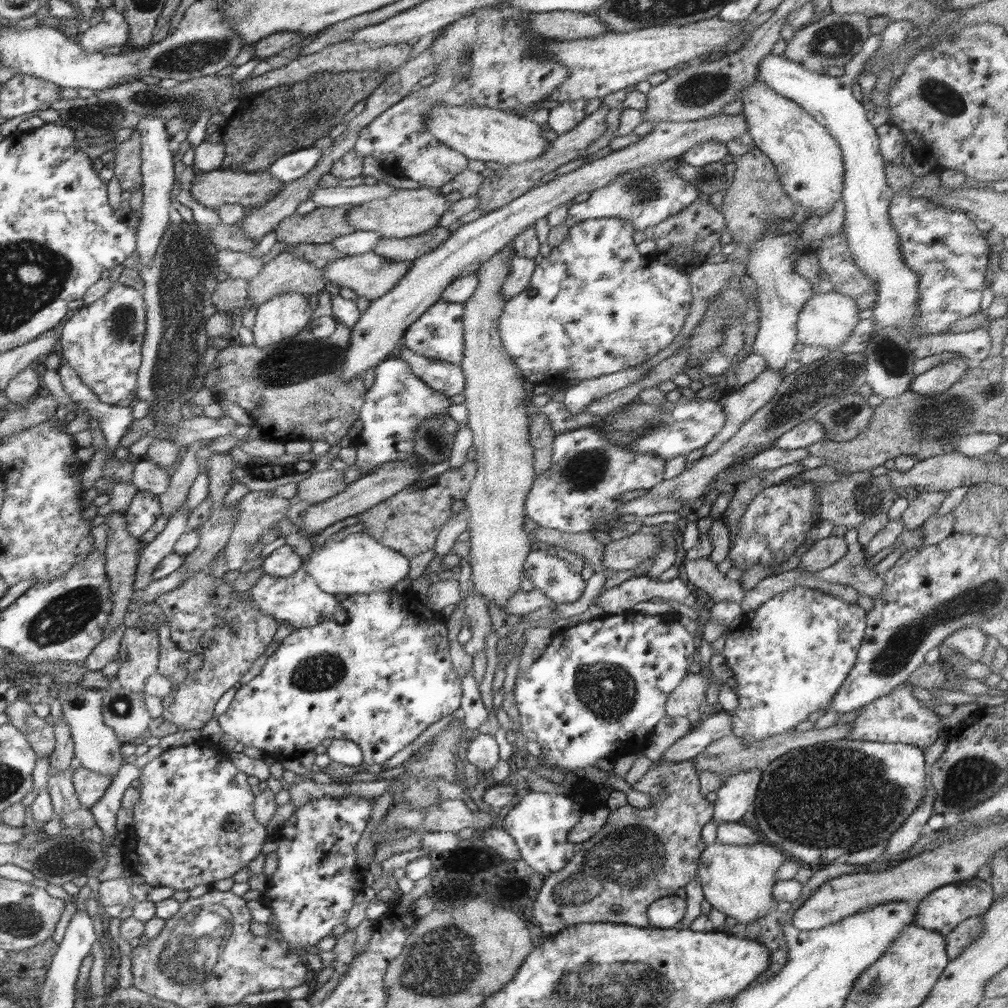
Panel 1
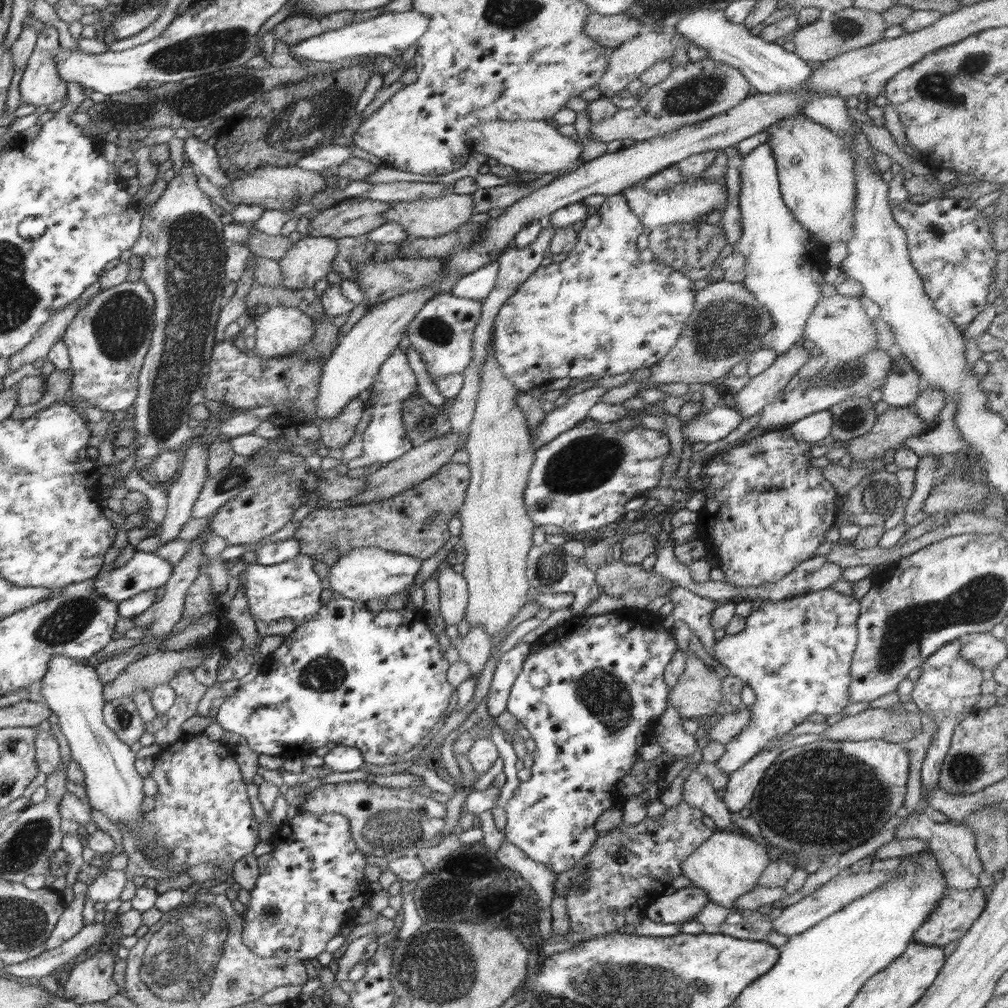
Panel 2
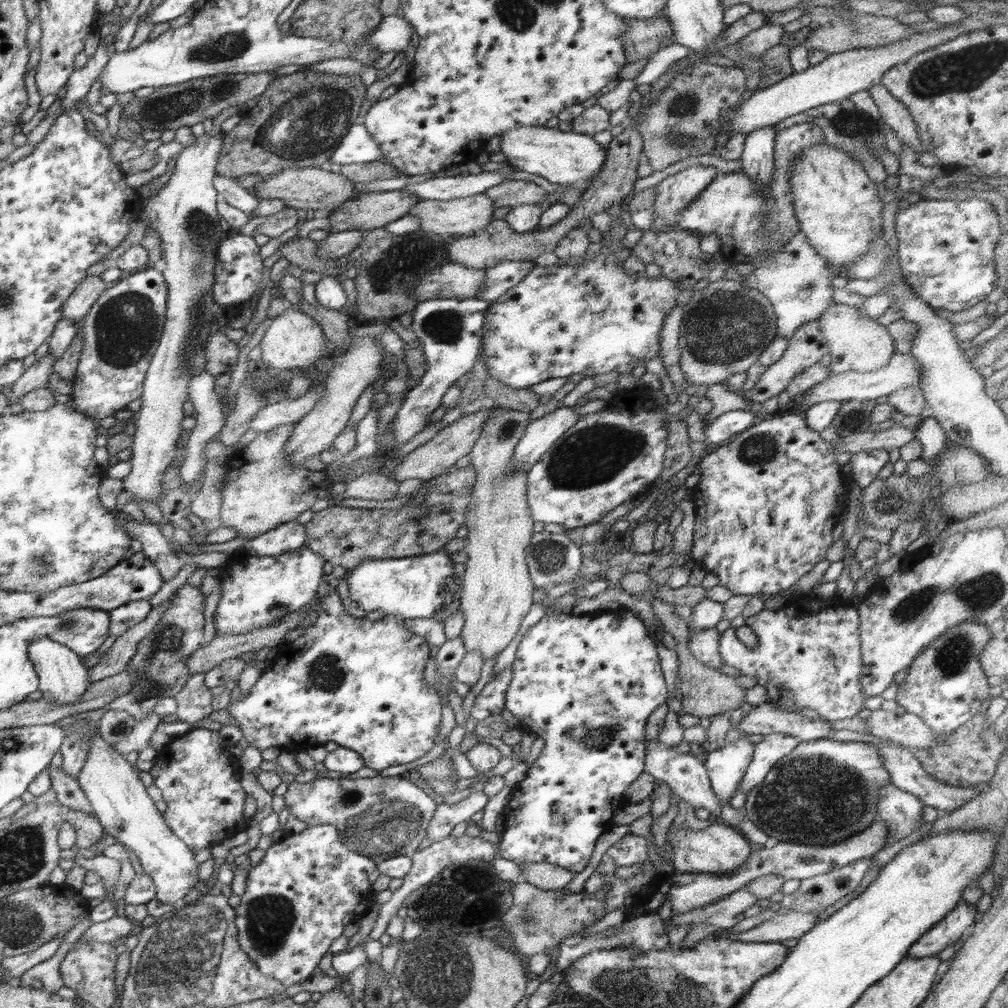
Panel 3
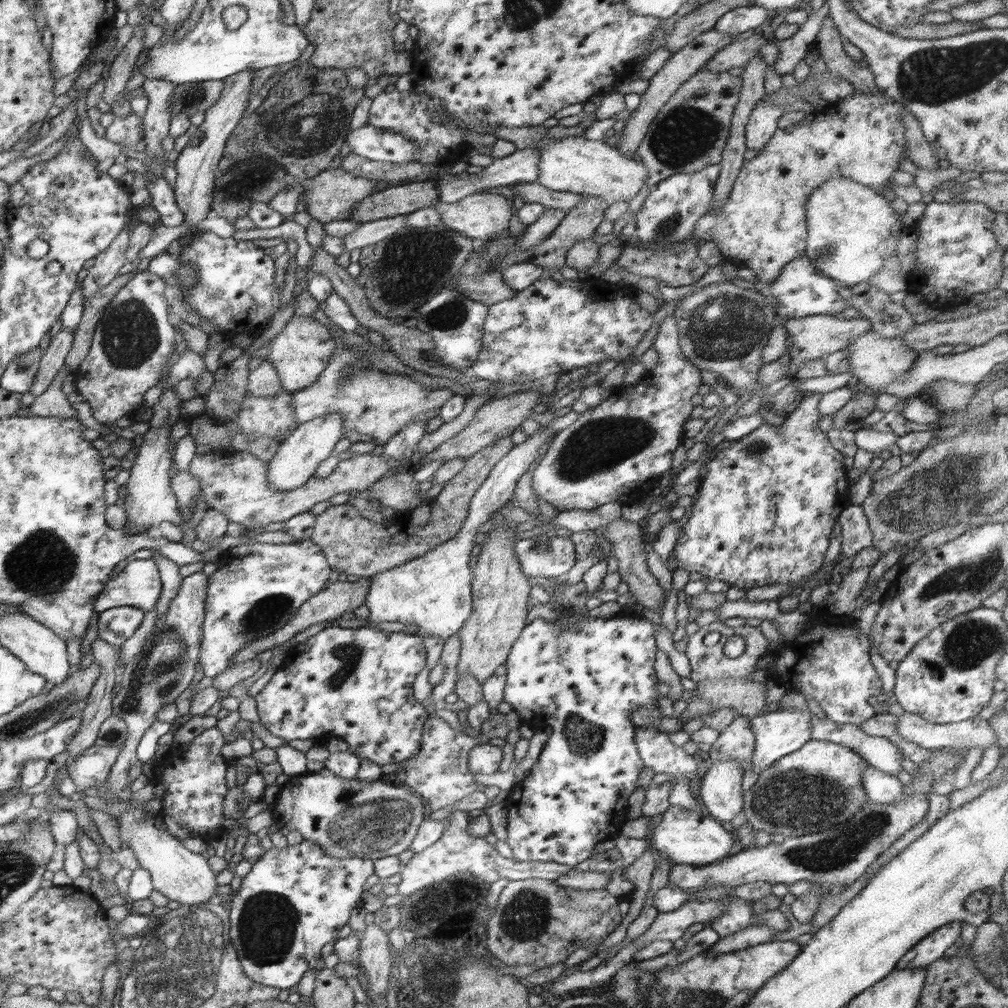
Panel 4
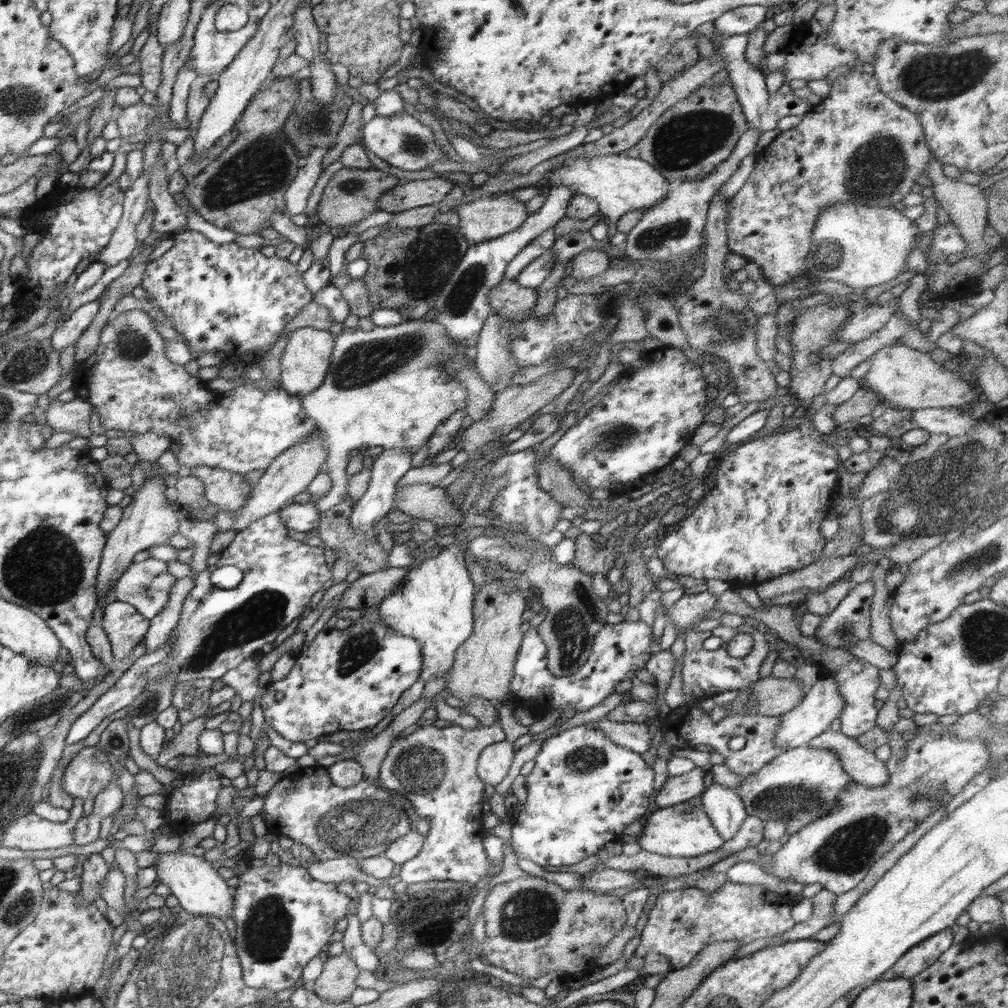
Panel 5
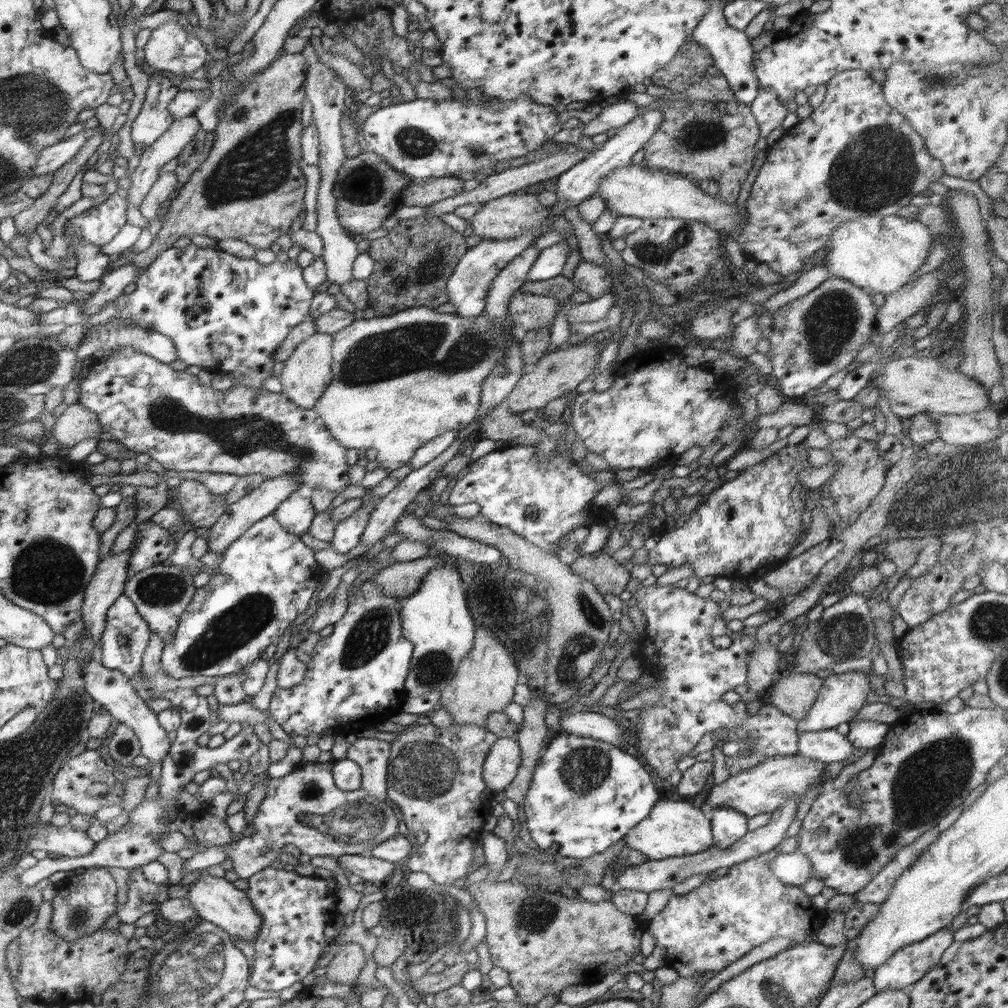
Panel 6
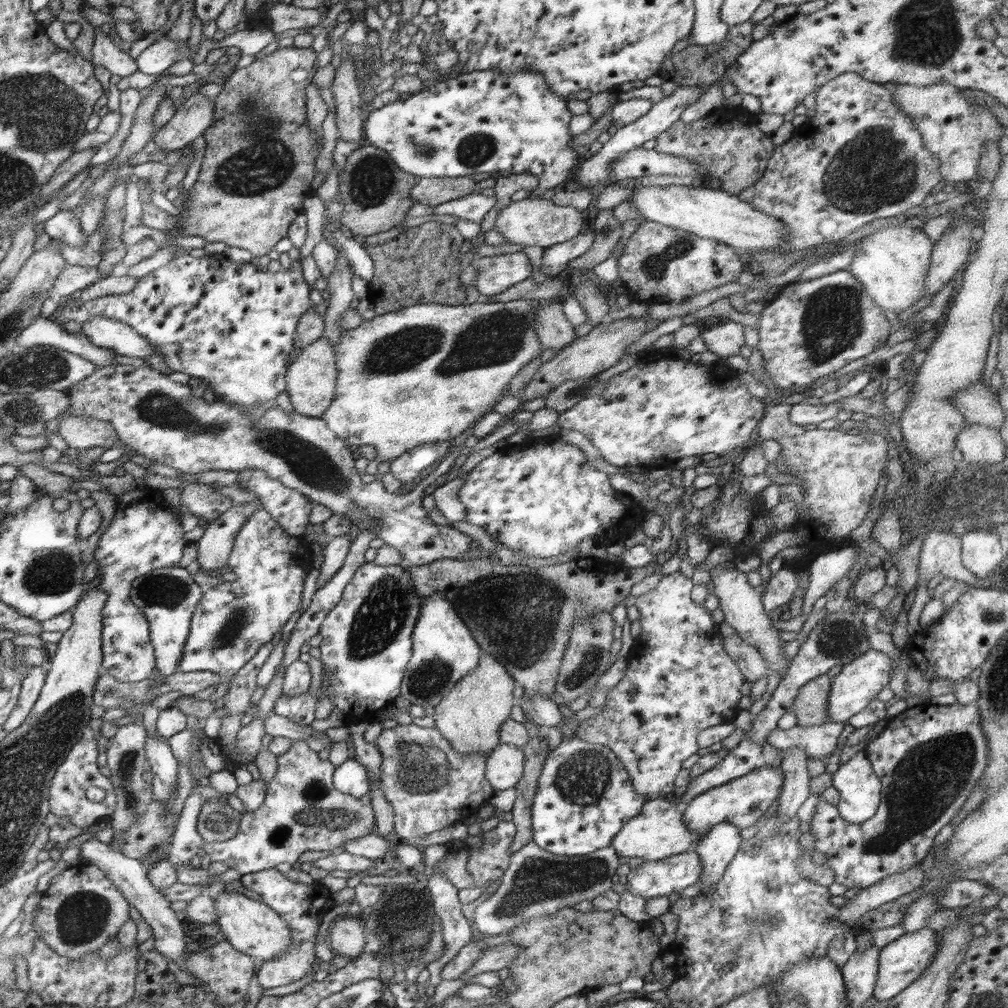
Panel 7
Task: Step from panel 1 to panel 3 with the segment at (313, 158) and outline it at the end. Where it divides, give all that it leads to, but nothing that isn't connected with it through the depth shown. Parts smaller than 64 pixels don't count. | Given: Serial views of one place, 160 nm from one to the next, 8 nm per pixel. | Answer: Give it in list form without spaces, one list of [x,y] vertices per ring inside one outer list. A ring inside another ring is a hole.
[[[355,121],[330,156],[327,166],[332,162],[341,165],[368,163],[379,161],[382,156],[380,145],[366,125],[362,121]]]

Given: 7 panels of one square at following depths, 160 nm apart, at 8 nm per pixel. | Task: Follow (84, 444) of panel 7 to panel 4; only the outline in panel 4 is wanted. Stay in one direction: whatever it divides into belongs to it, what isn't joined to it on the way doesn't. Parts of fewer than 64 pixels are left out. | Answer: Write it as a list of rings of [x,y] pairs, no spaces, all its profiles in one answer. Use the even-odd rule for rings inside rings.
[[[60,369],[54,382],[42,395],[36,397],[32,406],[28,408],[32,416],[55,416],[56,418],[78,418],[77,410],[62,392],[64,377],[69,373]]]

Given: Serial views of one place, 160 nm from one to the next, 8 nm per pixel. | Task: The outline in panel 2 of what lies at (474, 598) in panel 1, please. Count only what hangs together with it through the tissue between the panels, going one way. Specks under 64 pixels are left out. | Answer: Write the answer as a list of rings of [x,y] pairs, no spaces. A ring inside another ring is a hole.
[[[472,626],[461,643],[457,645],[459,658],[468,664],[472,675],[480,675],[484,664],[491,657],[493,643],[490,639],[491,636],[484,632],[483,626]]]

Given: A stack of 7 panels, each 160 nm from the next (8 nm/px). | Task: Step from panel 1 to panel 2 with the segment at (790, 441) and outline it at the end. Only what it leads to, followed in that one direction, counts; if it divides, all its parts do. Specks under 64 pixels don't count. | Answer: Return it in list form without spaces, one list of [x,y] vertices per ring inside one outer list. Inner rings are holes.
[[[826,409],[797,420],[788,428],[798,442],[810,442],[810,444],[814,445],[831,434],[832,425],[832,413]]]

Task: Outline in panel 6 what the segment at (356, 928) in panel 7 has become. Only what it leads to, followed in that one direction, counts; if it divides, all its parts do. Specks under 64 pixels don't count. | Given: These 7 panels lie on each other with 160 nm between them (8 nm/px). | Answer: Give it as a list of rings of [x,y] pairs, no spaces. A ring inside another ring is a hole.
[[[358,943],[339,944],[336,954],[326,967],[322,979],[331,980],[343,985],[356,985],[358,975],[366,964],[366,956],[362,945]]]

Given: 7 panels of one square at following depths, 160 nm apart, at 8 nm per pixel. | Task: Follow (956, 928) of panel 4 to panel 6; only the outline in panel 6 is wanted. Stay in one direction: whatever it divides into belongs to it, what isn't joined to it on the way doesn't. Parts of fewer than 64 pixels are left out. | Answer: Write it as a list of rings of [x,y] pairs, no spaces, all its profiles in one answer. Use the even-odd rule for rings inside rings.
[[[946,928],[921,942],[904,945],[904,948],[892,953],[884,964],[874,969],[871,979],[876,992],[895,988],[909,989],[912,984],[924,978],[954,942],[953,934],[953,930]]]

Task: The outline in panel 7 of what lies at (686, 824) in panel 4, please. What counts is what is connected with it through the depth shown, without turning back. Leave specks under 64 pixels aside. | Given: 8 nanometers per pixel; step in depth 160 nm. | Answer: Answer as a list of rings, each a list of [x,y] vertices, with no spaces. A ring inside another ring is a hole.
[[[660,797],[644,804],[639,816],[634,816],[612,839],[612,850],[618,857],[643,859],[657,862],[687,852],[688,848],[698,846],[700,835],[694,835],[684,823],[685,804],[668,802]]]

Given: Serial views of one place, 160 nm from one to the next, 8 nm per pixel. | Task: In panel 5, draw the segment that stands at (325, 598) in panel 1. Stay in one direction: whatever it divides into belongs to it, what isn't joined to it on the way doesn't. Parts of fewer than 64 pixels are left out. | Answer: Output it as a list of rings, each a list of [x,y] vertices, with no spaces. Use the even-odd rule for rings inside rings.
[[[272,513],[260,520],[255,520],[248,528],[237,532],[234,540],[220,552],[221,558],[213,568],[237,566],[244,573],[238,587],[232,590],[217,588],[210,580],[210,567],[199,572],[195,576],[194,588],[183,602],[178,624],[173,631],[175,634],[173,641],[161,649],[148,650],[146,654],[137,658],[134,664],[116,680],[114,686],[102,694],[86,712],[83,712],[72,723],[66,744],[84,740],[104,718],[135,702],[151,680],[159,680],[167,674],[168,679],[177,680],[177,682],[197,678],[211,678],[215,681],[224,676],[226,672],[238,667],[244,660],[250,659],[250,656],[260,650],[264,644],[276,640],[276,636],[283,628],[301,616],[301,612],[307,607],[312,596],[332,576],[332,571],[326,565],[324,546],[310,546],[302,541],[294,540],[288,537],[287,532],[286,522],[282,520],[279,513]]]

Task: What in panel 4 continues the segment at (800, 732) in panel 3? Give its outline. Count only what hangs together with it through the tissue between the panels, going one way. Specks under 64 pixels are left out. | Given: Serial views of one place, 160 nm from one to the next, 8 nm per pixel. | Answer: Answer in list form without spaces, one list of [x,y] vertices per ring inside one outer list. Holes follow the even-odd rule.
[[[814,716],[811,738],[828,740],[856,751],[868,765],[886,771],[892,776],[903,769],[901,752],[889,740],[868,736],[860,727],[852,724],[836,724],[830,719],[822,721]]]

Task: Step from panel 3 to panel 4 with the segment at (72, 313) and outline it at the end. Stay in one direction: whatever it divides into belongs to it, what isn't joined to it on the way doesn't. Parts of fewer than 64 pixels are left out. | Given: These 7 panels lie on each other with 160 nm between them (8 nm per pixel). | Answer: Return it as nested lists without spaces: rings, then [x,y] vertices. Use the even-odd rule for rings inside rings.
[[[126,224],[126,228],[116,235],[112,244],[94,258],[94,265],[88,269],[88,274],[81,283],[84,300],[88,300],[97,290],[110,284],[119,275],[120,268],[127,263],[126,253],[131,237],[128,226],[129,224]]]

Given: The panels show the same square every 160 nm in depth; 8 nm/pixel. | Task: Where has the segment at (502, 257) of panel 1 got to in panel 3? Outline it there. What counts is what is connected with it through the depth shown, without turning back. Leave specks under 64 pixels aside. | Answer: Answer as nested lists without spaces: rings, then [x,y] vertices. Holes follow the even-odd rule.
[[[502,406],[488,409],[491,416],[485,420],[480,438],[470,452],[470,462],[476,469],[477,479],[473,484],[465,522],[470,531],[464,550],[469,557],[465,562],[465,574],[461,577],[462,599],[459,606],[465,616],[460,633],[465,652],[477,650],[484,661],[500,654],[514,640],[533,605],[535,591],[525,555],[535,533],[526,496],[529,468],[515,470],[511,466],[514,450],[530,422],[530,413]]]

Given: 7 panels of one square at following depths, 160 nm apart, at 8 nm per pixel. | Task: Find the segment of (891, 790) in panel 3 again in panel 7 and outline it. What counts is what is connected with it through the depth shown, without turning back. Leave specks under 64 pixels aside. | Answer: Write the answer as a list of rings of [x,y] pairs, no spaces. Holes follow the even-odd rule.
[[[828,721],[820,726],[798,726],[787,730],[776,727],[767,734],[767,743],[785,751],[790,747],[800,747],[812,758],[826,761],[837,748],[837,740],[848,722]]]

